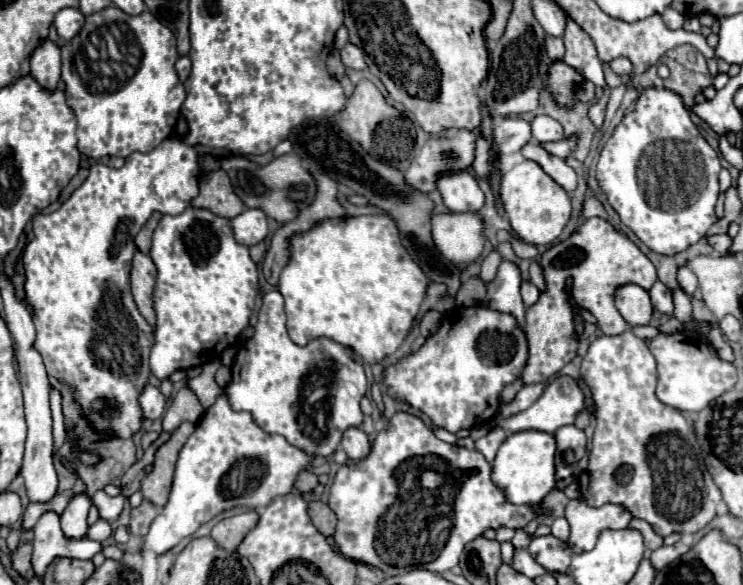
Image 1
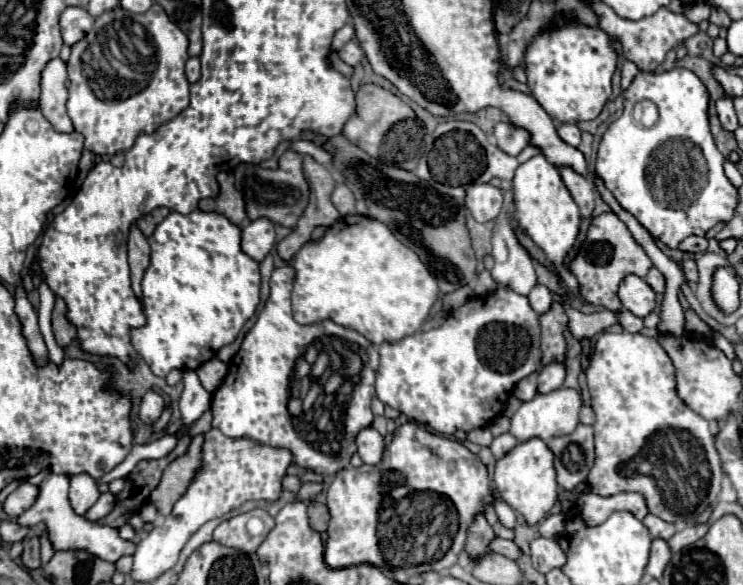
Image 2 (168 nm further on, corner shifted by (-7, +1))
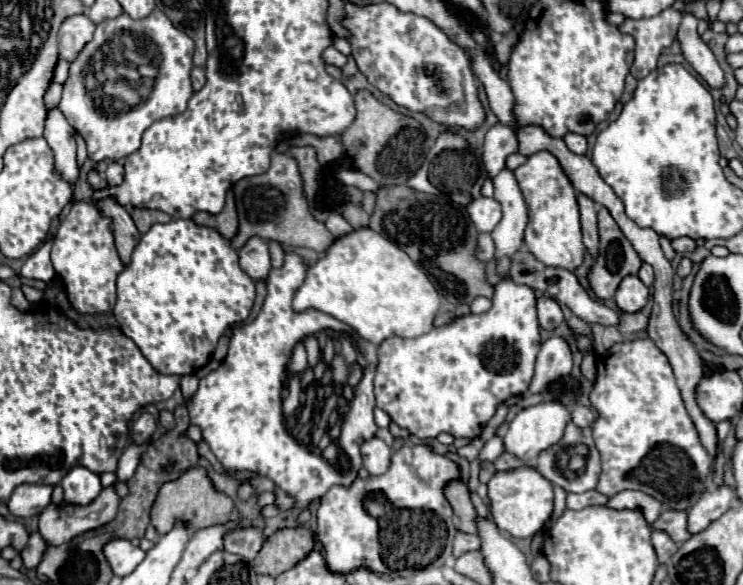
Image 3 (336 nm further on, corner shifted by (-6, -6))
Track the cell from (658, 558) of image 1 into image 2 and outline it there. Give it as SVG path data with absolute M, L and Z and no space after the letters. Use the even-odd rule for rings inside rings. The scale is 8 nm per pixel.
M701 524L701 526L685 526L681 532L677 532L667 544L671 548L671 554L683 550L685 546L691 546L695 544L699 538L703 538L703 534L707 532L707 524Z

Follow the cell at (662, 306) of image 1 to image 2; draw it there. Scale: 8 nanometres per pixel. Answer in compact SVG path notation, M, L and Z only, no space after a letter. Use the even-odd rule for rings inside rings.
M651 268L645 282L657 292L657 294L663 294L663 274L659 274L657 268Z

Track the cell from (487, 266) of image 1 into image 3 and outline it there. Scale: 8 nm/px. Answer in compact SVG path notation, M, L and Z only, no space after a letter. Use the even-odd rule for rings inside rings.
M482 233L482 235L478 237L478 241L480 241L480 259L482 259L482 261L490 261L490 259L494 257L494 253L496 253L496 245L494 245L492 235Z

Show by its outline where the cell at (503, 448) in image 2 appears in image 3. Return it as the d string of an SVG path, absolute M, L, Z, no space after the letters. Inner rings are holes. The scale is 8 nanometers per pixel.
M504 451L504 453L502 453L502 455L500 455L496 461L494 461L494 465L496 465L496 469L498 469L498 471L508 471L508 469L522 467L522 465L524 465L524 461Z

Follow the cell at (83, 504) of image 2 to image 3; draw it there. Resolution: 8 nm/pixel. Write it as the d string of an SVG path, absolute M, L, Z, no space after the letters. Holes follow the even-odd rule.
M82 465L70 469L70 473L66 473L60 485L64 489L64 501L72 505L88 505L102 491L100 477Z

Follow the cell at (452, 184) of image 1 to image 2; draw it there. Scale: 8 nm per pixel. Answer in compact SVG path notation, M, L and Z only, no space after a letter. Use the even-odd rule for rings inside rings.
M475 184L467 188L465 206L477 222L495 220L503 206L503 192L491 184Z

